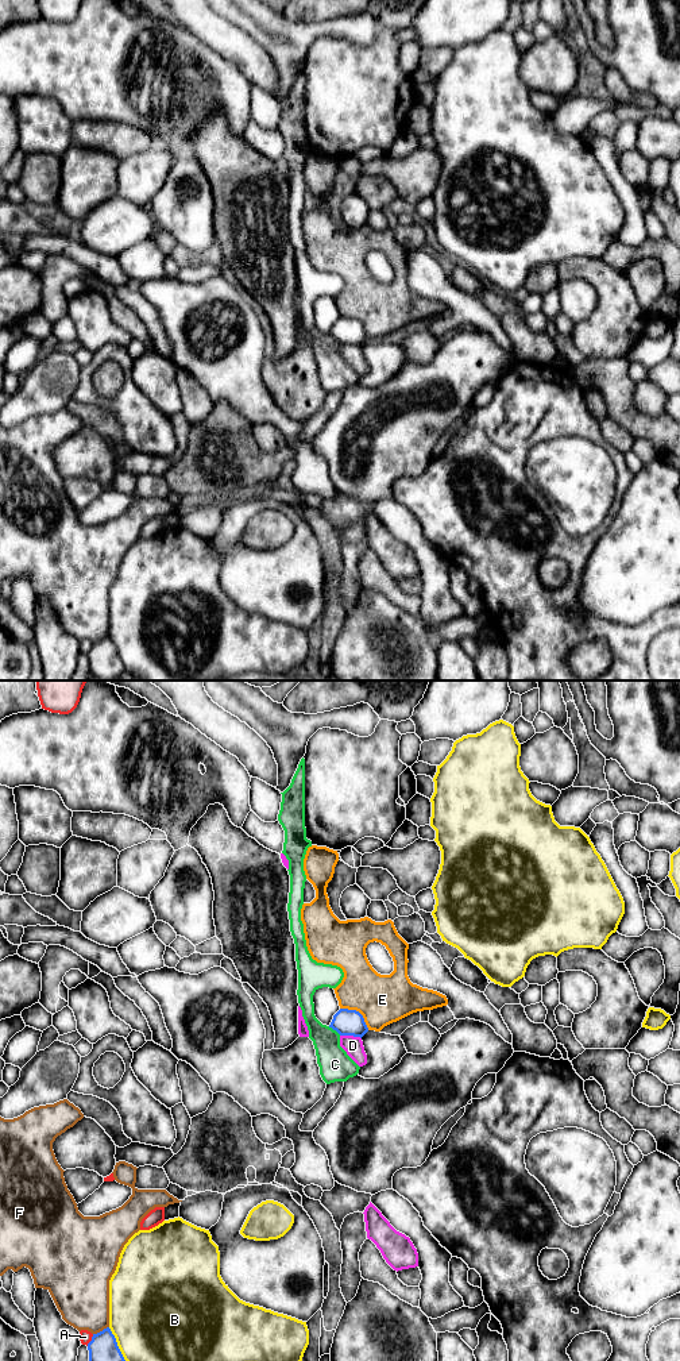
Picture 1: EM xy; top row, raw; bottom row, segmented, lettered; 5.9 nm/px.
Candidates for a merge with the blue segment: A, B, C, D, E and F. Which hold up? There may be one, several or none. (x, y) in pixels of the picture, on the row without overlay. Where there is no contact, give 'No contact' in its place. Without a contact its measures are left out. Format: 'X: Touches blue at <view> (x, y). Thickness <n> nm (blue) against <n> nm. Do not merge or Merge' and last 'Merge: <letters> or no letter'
A: Touches blue at xy (92, 648). Thickness 190 nm (blue) against 80 nm. Do not merge
B: Touches blue at xy (116, 654). Thickness 190 nm (blue) against 480 nm. Do not merge
C: Touches blue at xy (335, 338). Thickness 160 nm (blue) against 190 nm. Do not merge
D: Touches blue at xy (351, 343). Thickness 160 nm (blue) against 110 nm. Do not merge
E: Touches blue at xy (358, 320). Thickness 160 nm (blue) against 300 nm. Do not merge
F: Touches blue at xy (100, 640). Thickness 190 nm (blue) against 320 nm. Do not merge
Merge: no letter

